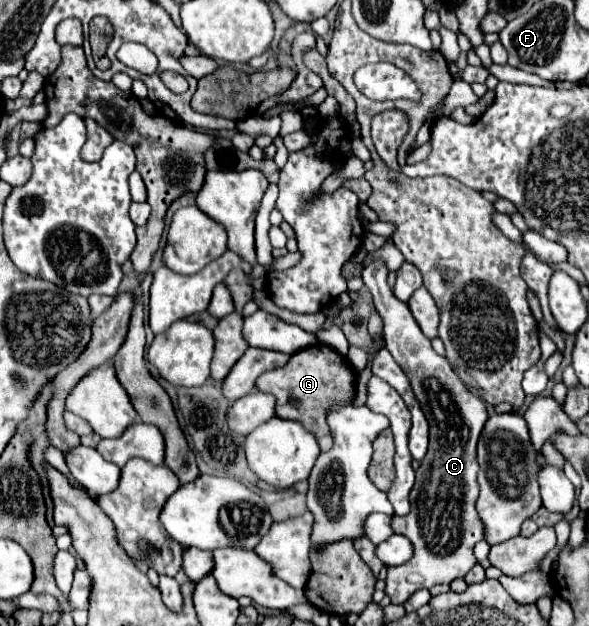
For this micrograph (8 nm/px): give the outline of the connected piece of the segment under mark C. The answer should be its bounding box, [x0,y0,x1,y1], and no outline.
[363,259,489,605]

